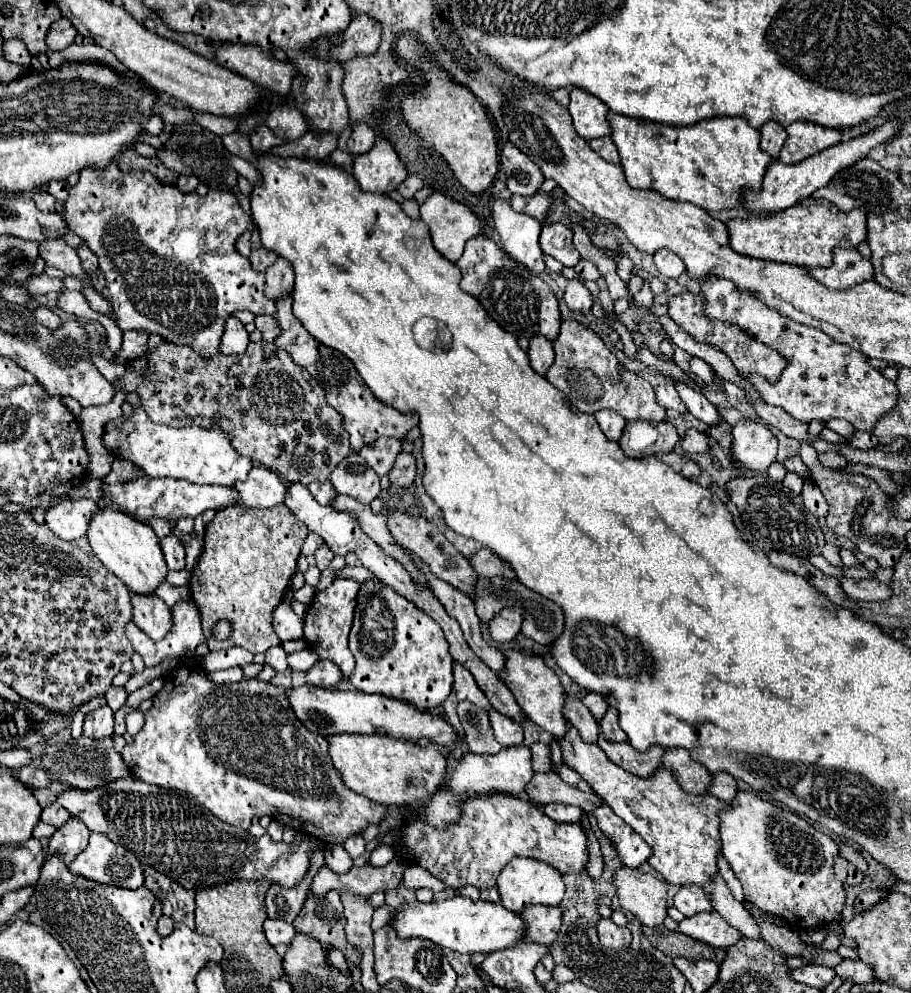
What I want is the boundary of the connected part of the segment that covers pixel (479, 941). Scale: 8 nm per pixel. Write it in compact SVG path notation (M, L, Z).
M453 896L447 898L443 902L431 902L431 904L407 904L403 908L399 908L399 914L393 918L393 926L399 934L399 938L427 938L435 944L439 944L441 948L459 952L459 954L493 954L505 948L513 948L517 944L521 944L525 940L525 922L517 912L507 910L503 904L493 904L493 902L485 902L485 900L469 900L465 896Z

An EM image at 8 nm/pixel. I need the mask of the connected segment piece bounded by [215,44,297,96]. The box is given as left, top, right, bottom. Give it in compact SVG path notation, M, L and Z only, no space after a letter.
M221 44L215 58L227 70L241 74L243 78L263 86L265 90L289 96L291 84L295 80L295 66L291 62L281 62L273 54L259 50L259 46L239 46Z

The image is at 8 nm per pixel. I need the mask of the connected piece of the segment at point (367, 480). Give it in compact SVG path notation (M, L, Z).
M357 452L337 464L331 472L331 484L339 494L347 494L361 504L371 504L379 496L379 476Z

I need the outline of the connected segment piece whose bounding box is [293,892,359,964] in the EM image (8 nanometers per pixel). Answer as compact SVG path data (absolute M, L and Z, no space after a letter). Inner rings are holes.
M329 892L325 896L311 894L293 926L295 930L317 938L323 946L339 948L349 964L359 962L359 952L345 940L345 914L339 892Z

